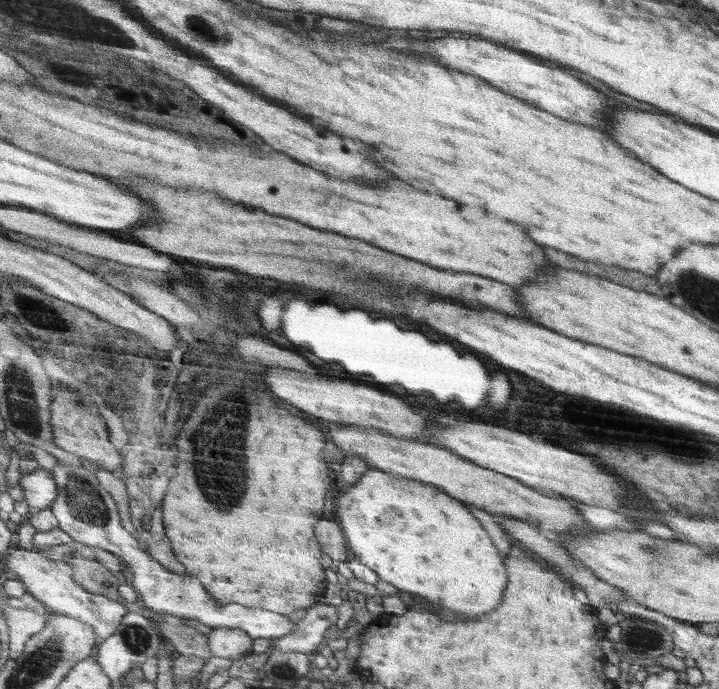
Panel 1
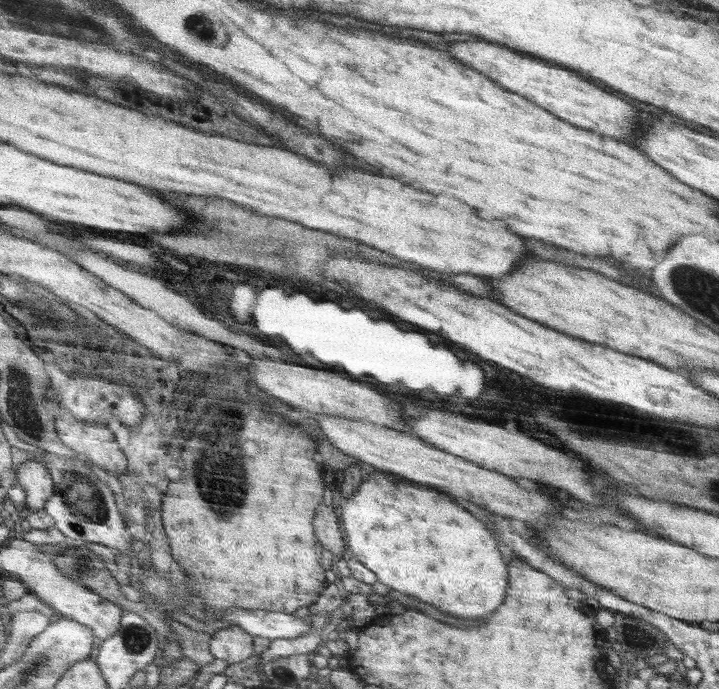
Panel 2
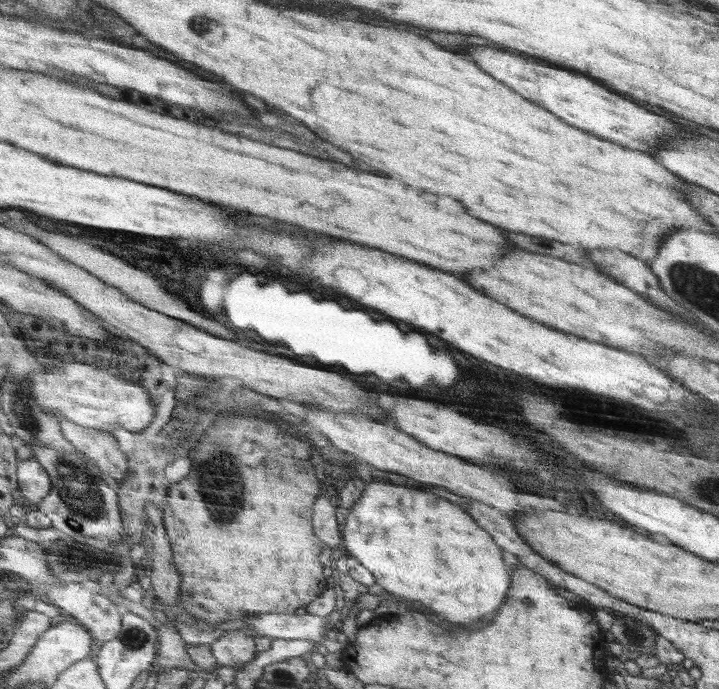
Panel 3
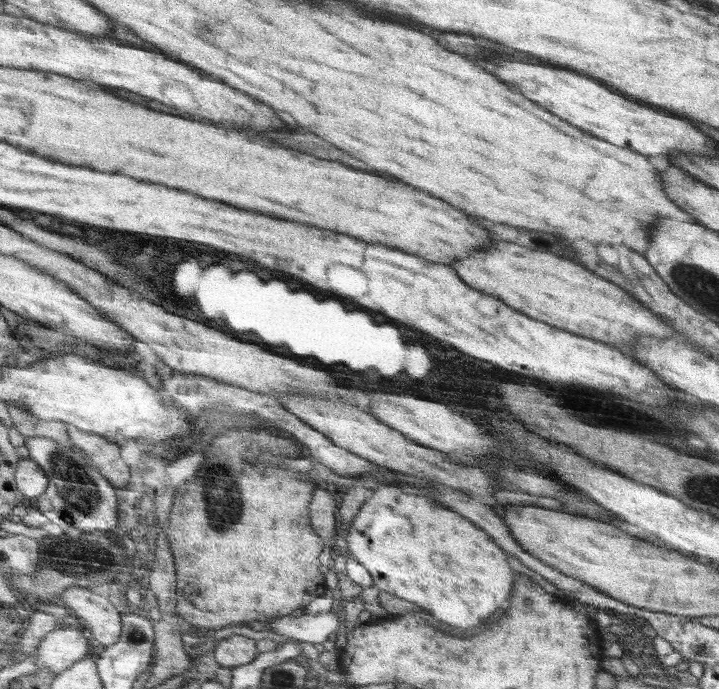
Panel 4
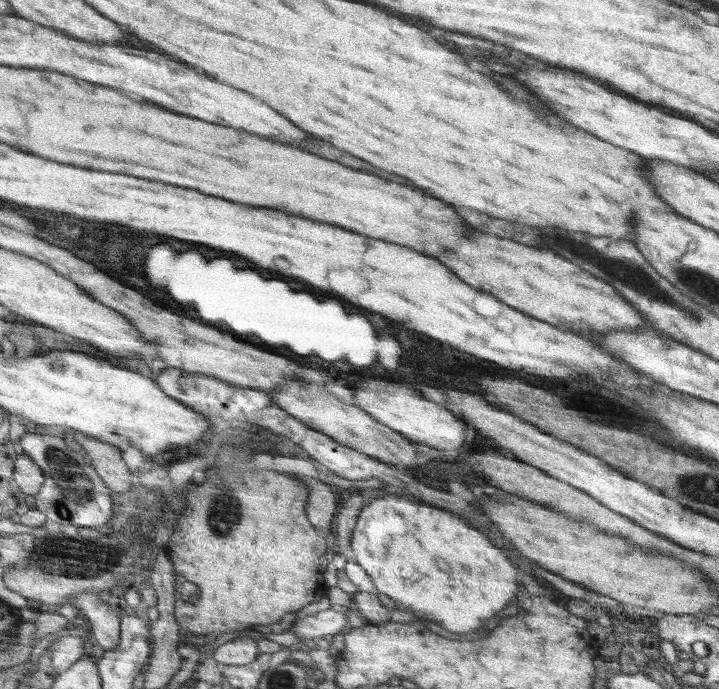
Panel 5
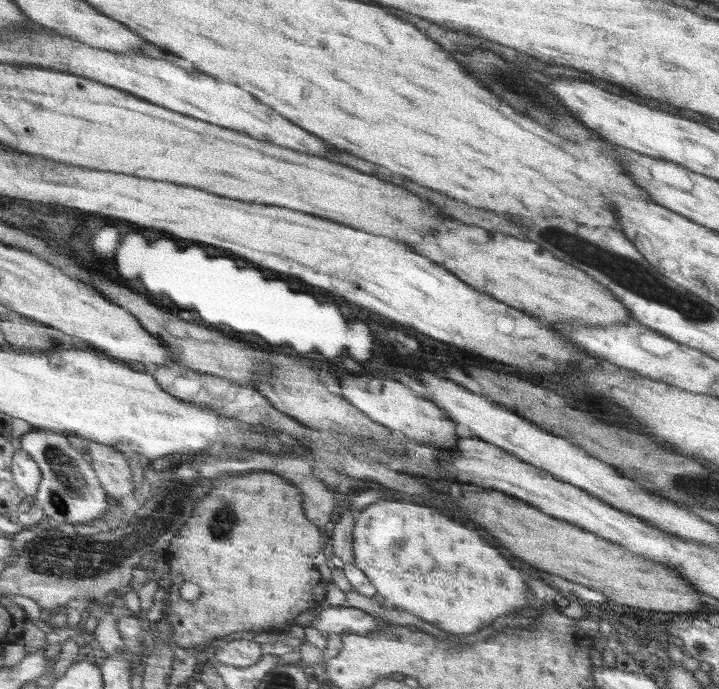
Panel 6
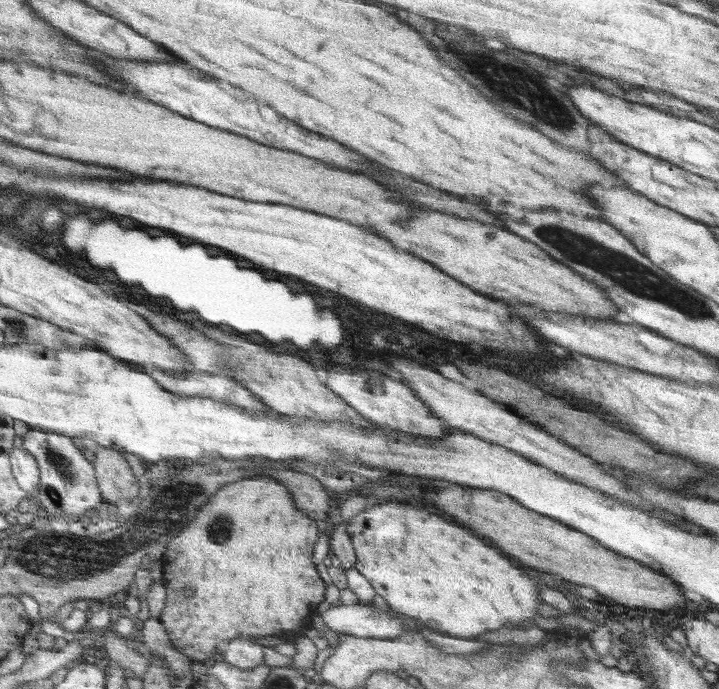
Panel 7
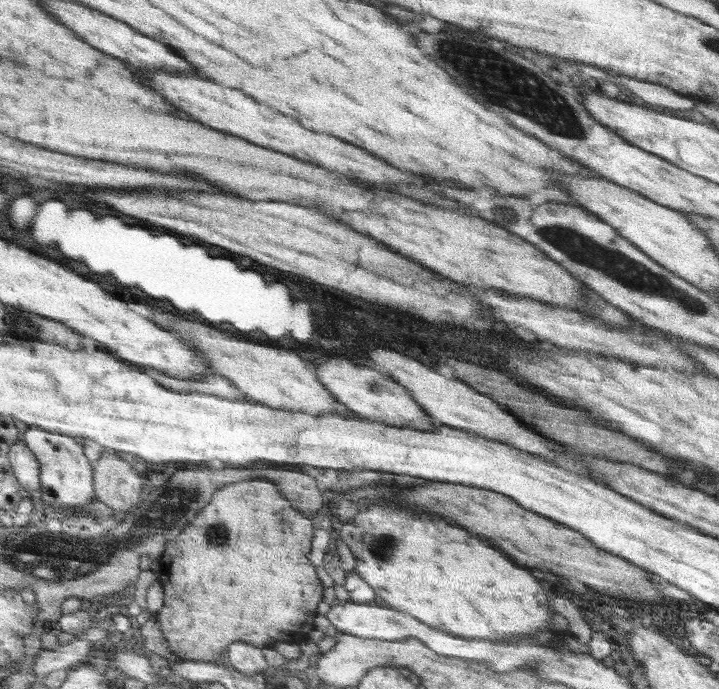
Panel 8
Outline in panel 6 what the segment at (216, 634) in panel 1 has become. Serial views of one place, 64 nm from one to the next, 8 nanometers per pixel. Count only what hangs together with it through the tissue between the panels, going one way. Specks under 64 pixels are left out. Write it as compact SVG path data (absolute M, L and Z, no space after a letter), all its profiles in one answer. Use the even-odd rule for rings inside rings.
M234 639L219 646L216 654L215 660L238 668L248 668L262 659L260 643L245 639Z

